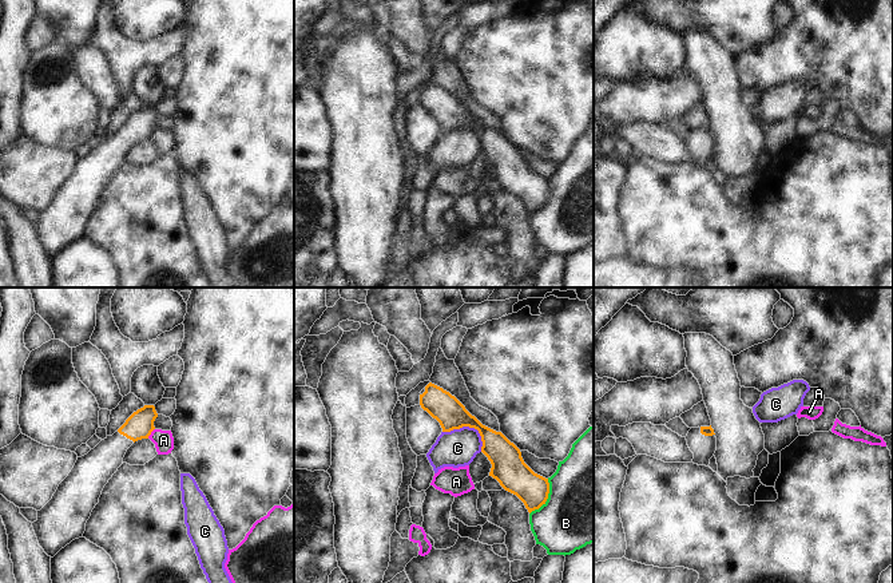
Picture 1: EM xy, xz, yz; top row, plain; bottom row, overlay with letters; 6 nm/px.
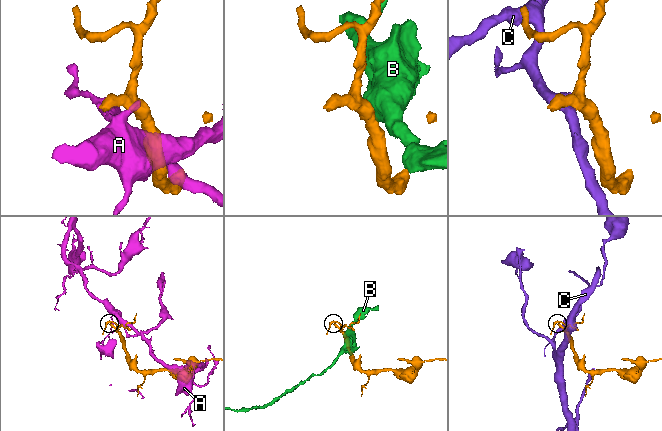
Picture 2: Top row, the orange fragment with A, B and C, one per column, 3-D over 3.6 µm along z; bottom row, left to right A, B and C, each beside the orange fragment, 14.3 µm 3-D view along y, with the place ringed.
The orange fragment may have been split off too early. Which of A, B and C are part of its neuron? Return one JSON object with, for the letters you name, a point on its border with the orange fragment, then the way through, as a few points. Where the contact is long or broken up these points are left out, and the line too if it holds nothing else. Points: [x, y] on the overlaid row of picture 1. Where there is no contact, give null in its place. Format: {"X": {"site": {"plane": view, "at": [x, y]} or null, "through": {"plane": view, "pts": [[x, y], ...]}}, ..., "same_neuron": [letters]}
{"same_neuron": []}

